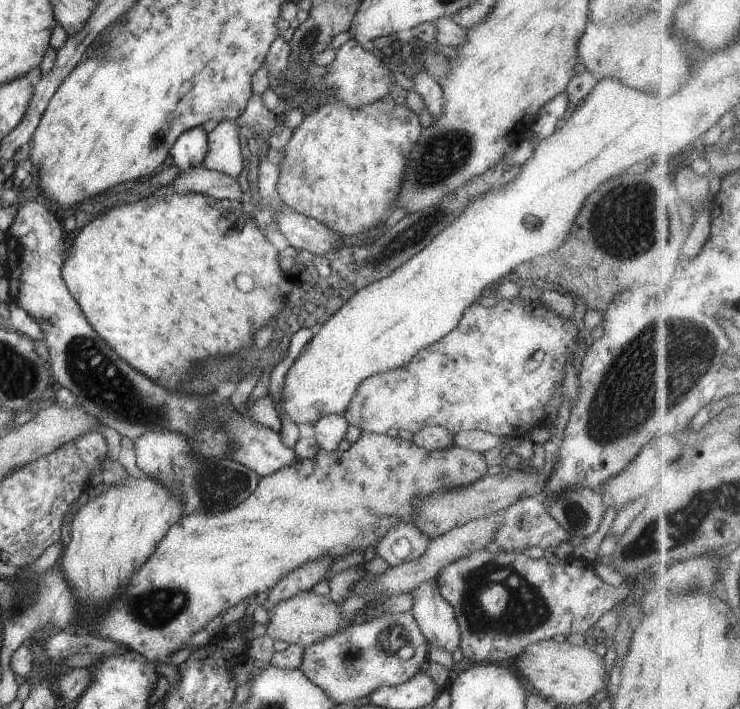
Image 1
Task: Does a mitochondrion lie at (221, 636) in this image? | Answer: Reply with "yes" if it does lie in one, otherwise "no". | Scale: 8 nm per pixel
no

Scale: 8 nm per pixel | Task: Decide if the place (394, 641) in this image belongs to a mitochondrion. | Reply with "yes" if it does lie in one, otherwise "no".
yes

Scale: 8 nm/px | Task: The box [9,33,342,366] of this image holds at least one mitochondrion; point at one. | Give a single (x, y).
(105, 51)

